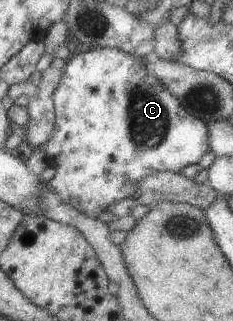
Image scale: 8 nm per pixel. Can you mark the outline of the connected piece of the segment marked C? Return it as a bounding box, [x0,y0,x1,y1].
[45,47,210,219]

